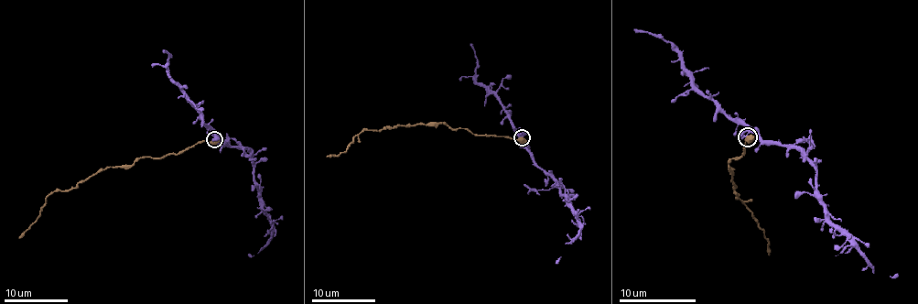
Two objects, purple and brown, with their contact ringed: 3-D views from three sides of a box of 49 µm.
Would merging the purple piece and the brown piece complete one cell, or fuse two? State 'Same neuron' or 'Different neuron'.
Different neuron

